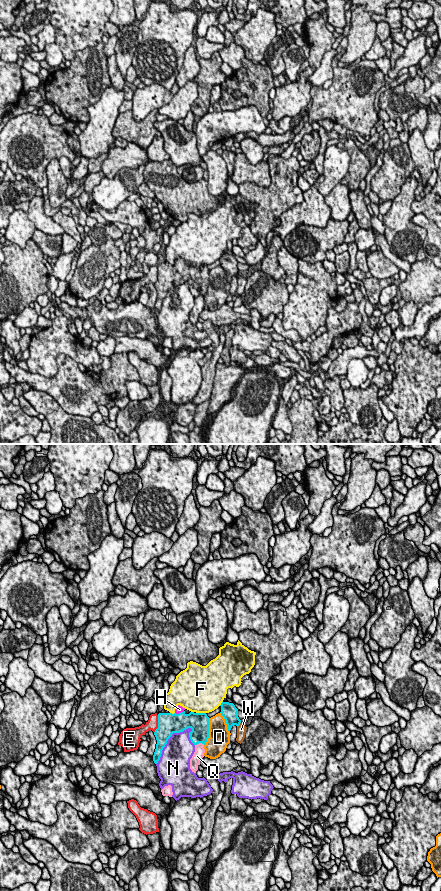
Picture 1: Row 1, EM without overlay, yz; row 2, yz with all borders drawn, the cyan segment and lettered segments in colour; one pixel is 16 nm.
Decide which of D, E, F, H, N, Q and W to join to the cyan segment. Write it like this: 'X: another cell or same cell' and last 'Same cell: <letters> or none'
D: another cell
E: another cell
F: another cell
H: same cell
N: another cell
Q: another cell
W: another cell
Same cell: H

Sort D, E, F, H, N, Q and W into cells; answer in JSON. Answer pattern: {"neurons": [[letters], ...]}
{"neurons": [["D"], ["E"], ["F"], ["H"], ["N"], ["Q"], ["W"]]}

